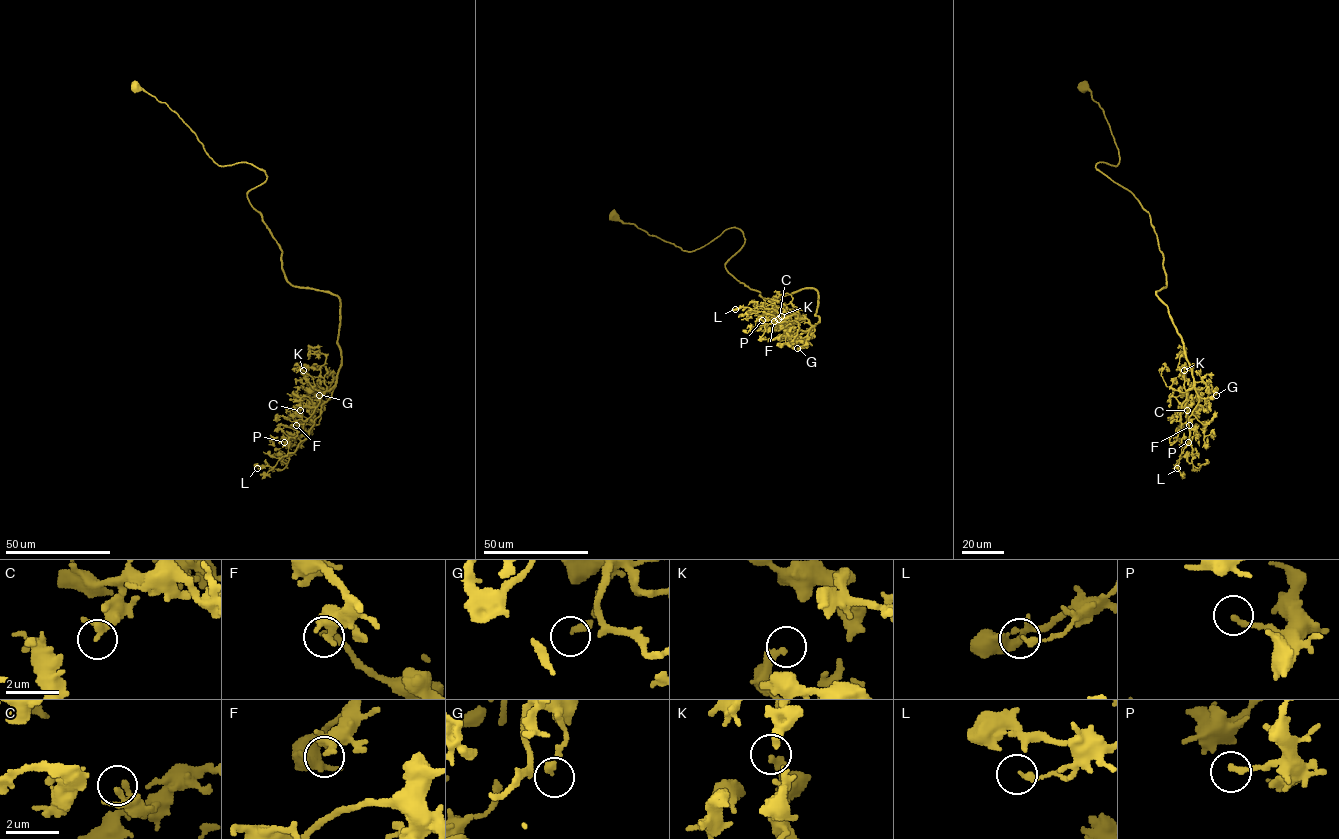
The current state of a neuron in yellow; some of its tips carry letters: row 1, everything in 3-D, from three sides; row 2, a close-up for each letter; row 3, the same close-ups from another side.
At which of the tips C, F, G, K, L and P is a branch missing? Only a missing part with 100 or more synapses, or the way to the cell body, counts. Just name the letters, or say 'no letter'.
no letter

